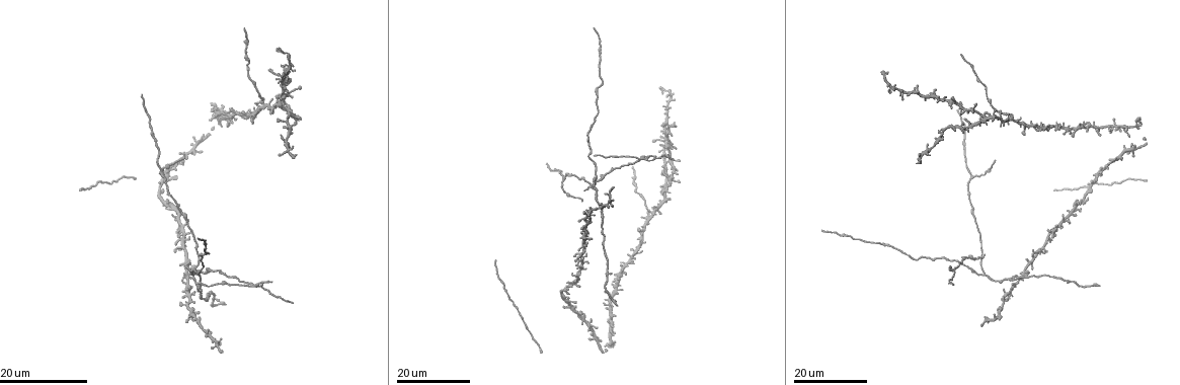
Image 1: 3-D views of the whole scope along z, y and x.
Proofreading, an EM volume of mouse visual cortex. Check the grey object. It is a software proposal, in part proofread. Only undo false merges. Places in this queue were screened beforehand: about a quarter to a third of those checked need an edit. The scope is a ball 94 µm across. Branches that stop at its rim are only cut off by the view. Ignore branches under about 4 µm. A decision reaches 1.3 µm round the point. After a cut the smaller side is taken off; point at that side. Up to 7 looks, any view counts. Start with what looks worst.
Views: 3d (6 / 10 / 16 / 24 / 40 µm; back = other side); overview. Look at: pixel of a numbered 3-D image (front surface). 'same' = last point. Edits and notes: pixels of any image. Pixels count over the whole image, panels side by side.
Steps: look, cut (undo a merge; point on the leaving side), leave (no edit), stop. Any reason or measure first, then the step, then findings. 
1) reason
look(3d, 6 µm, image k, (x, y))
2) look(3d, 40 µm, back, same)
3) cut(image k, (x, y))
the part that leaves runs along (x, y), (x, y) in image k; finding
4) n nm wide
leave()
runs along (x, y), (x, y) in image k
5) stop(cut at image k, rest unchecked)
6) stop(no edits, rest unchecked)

four-way junction
look(3d, 24 µm, image 1, (982, 259))

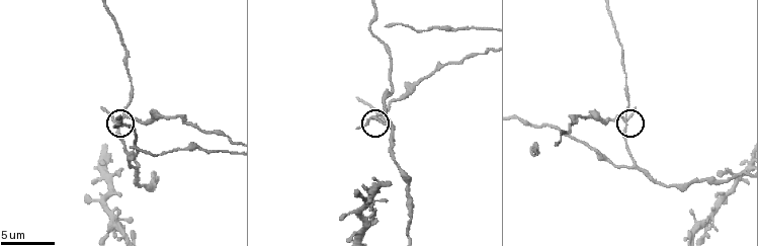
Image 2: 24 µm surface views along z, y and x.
zoom in
look(3d, 10 µm, image 2, (622, 118))

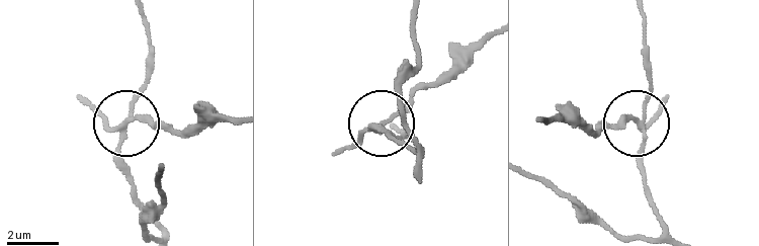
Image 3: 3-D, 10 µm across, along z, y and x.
4 arms
cut(image 3, (96, 108))
a second neuron is stuck on

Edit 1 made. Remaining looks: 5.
look(3d, 16 µm, image 1, (1013, 118))

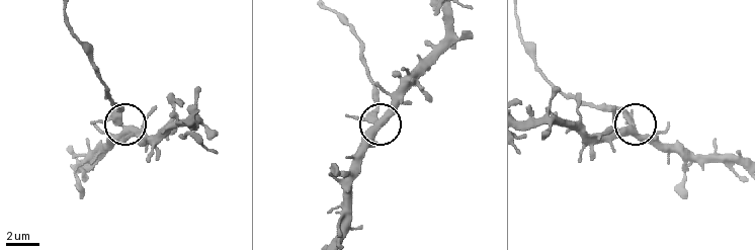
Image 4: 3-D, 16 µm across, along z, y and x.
closer look
look(3d, 10 µm, image 4, (123, 127))

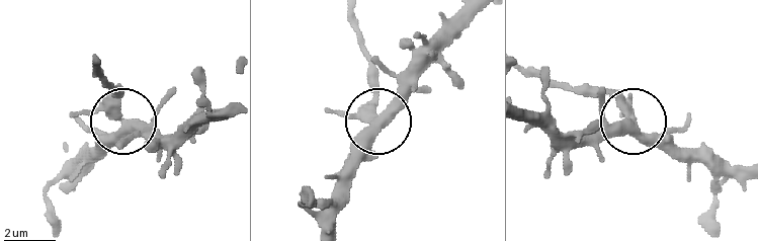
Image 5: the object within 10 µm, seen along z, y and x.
look(3d, 10 µm, back, image 5, (123, 119))

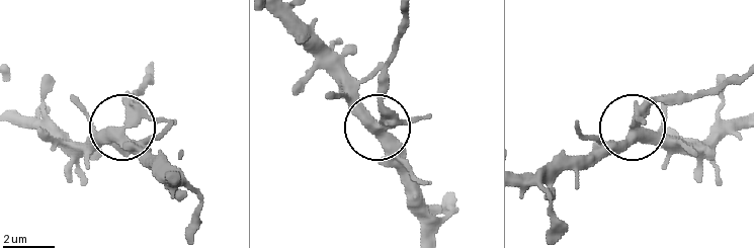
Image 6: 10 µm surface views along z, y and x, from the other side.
4 arms
cut(image 6, (382, 88))
the part that leaves runs along (384, 120), (384, 70), (403, 17) in image 6; a second neuron is stuck on

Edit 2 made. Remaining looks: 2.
three-way junction
look(3d, 24 µm, image 1, (562, 179))

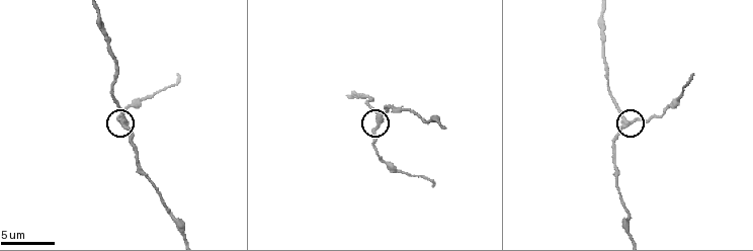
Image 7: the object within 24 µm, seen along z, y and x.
look(3d, 6 µm, image 7, (124, 123))

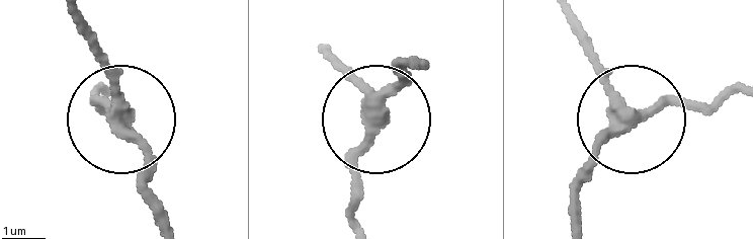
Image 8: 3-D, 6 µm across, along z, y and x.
leave()
runs along (426, 70), (397, 70), (353, 179), (353, 208) in image 8; continuous, no second neuron

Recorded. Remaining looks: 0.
stop(cut at image 3, cut at image 6, rest unchecked)

